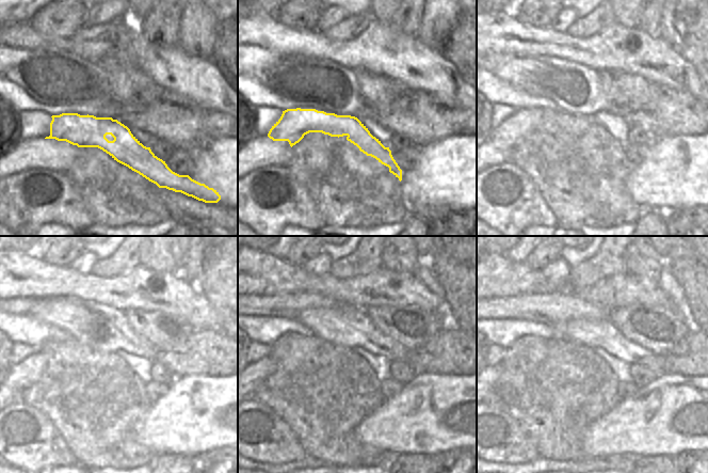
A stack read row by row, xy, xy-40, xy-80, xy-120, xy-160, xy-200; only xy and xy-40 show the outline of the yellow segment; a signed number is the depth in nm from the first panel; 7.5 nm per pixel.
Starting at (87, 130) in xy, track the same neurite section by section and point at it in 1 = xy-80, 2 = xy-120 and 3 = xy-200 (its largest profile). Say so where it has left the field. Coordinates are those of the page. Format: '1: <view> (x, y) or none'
1: xy-80 (512, 130)
2: xy-120 (21, 376)
3: xy-200 (498, 368)

